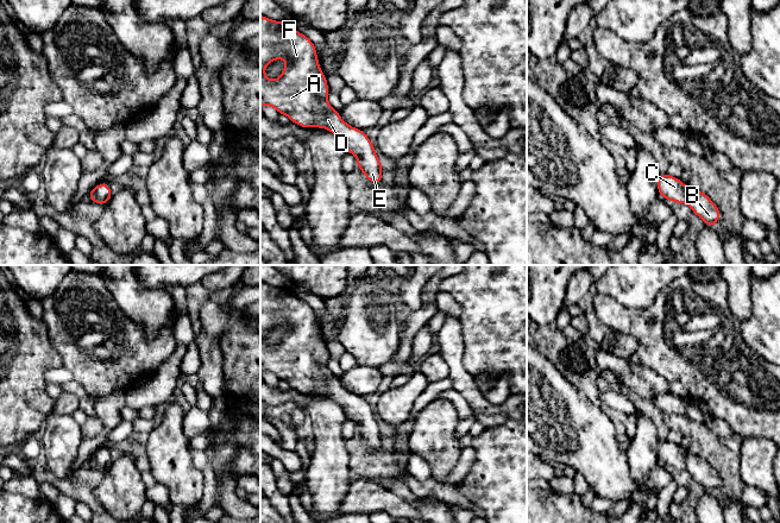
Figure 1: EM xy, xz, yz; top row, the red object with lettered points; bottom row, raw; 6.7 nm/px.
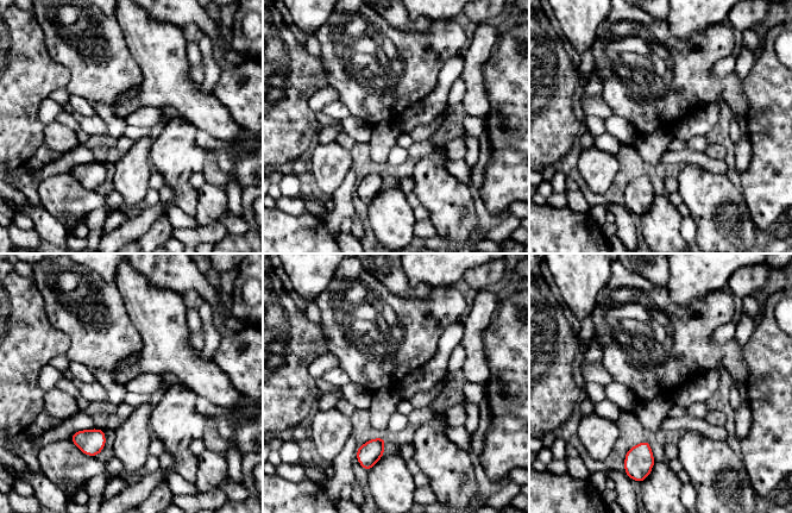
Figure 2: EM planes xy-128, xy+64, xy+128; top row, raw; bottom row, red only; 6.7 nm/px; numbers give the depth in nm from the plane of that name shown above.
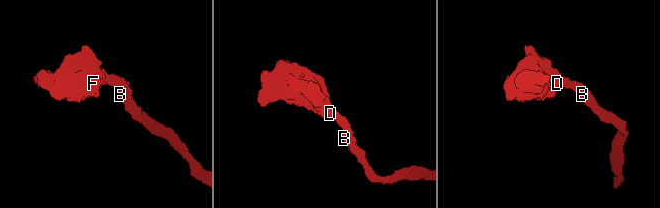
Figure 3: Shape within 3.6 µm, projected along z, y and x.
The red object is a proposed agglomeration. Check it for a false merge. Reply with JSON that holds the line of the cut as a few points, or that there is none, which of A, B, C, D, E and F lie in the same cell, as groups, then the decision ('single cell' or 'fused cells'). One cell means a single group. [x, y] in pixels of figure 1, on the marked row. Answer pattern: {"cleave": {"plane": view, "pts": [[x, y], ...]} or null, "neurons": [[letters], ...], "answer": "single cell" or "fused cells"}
{"cleave": null, "neurons": [["A", "B", "C", "D", "E", "F"]], "answer": "single cell"}

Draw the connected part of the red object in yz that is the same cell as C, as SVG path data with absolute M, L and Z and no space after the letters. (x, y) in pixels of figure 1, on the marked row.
M668 174L658 176L658 193L675 203L686 203L706 226L715 227L721 219L721 212L712 200L703 191L685 185L680 178Z

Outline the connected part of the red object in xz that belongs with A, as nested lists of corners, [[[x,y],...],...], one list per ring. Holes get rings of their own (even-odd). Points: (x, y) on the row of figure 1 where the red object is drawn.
[[[260,14],[260,107],[271,106],[279,114],[287,115],[291,122],[301,127],[319,127],[332,132],[340,138],[348,153],[357,157],[358,166],[364,176],[373,184],[380,183],[383,164],[379,162],[376,149],[363,130],[345,122],[339,112],[328,102],[329,89],[323,75],[316,48],[313,42],[284,21],[276,21]],[[276,59],[285,59],[281,76],[270,80],[265,76],[265,68]]]

